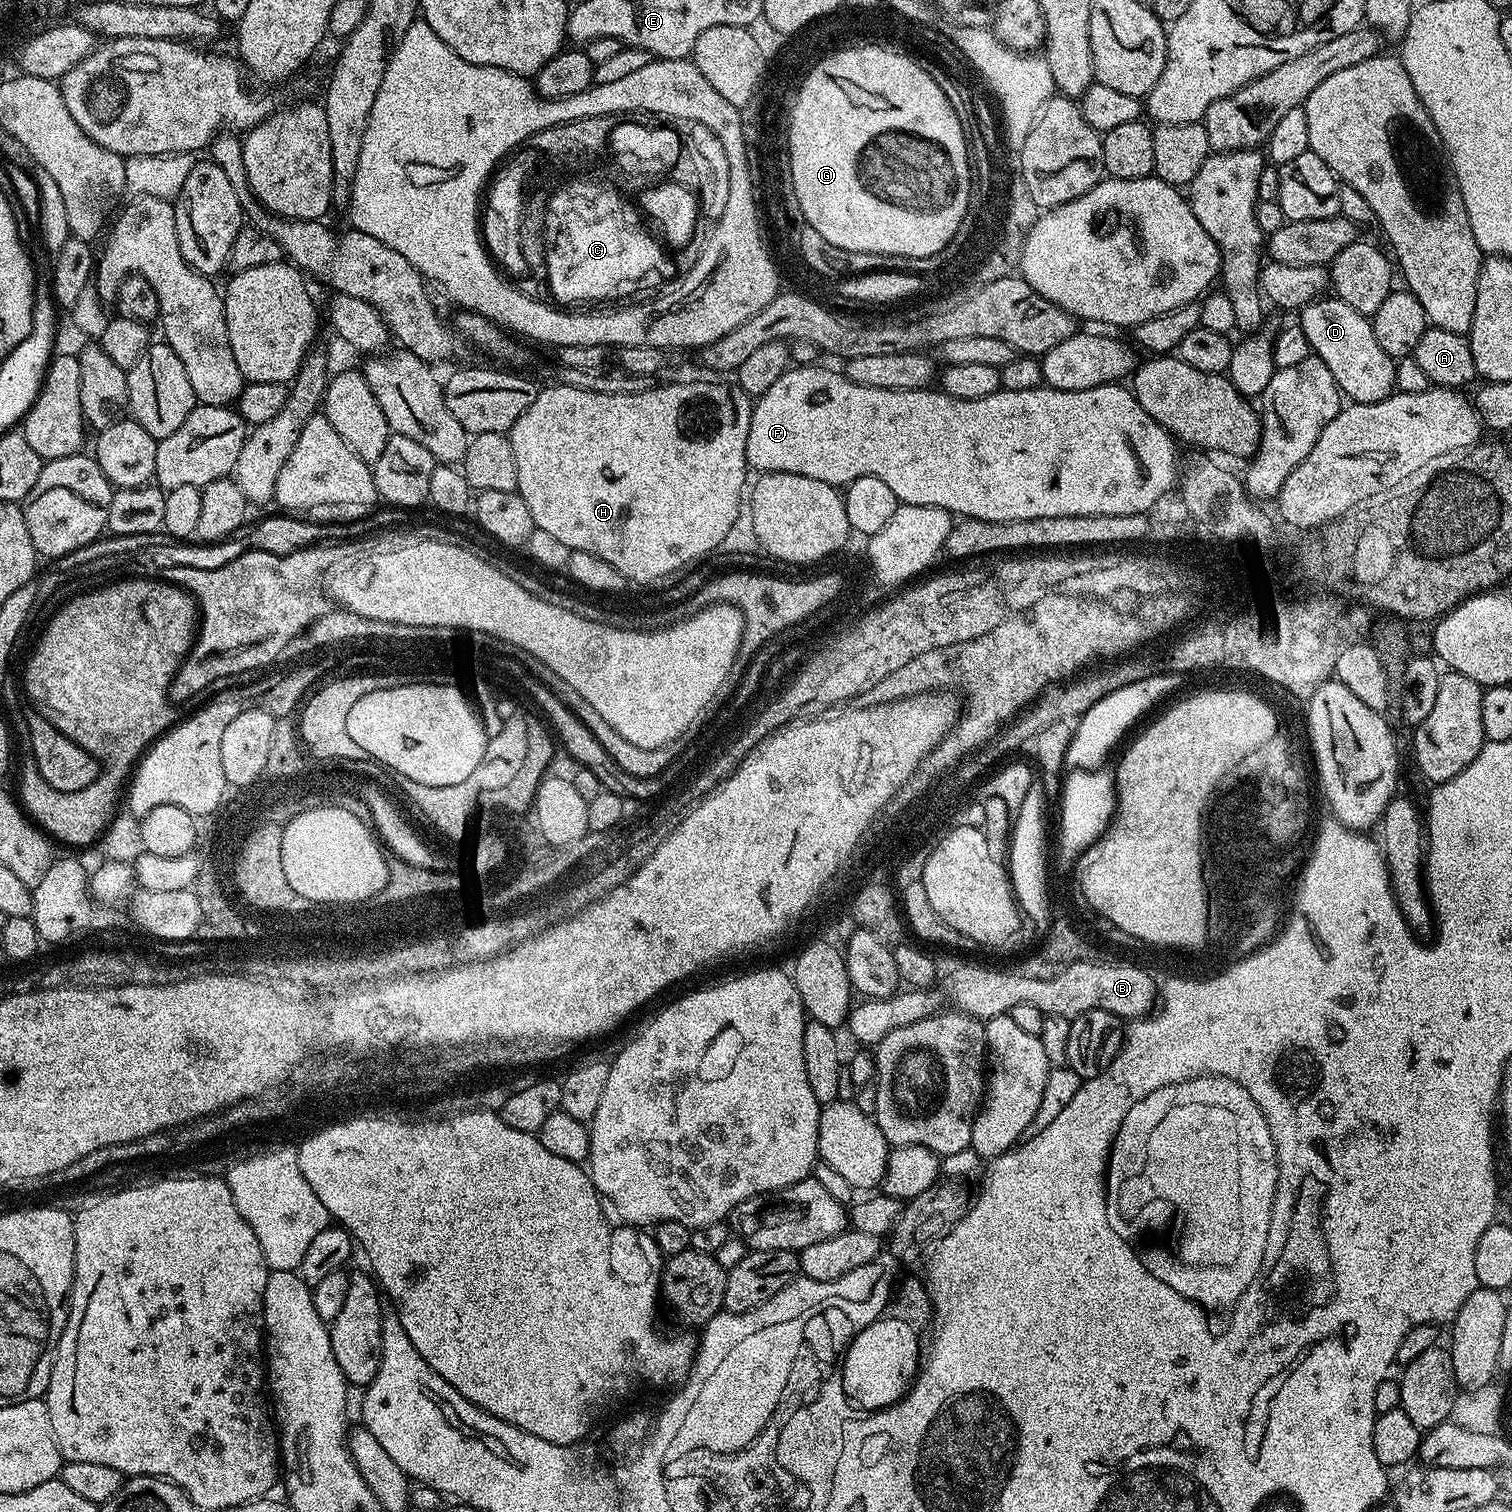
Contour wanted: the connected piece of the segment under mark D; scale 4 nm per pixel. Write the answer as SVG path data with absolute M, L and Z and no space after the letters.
M1317 298L1299 309L1298 323L1306 334L1309 349L1334 374L1336 387L1351 403L1382 402L1396 387L1396 360L1374 338L1369 317L1358 314L1354 306L1335 298Z

